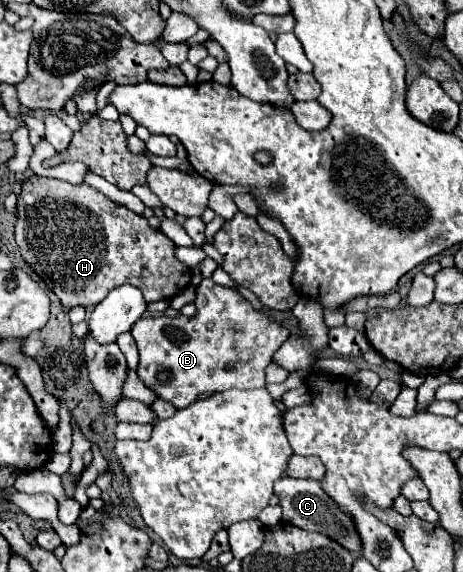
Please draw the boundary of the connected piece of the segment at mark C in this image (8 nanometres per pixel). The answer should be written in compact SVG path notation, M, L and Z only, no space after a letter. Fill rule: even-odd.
M282 477L280 481L274 483L274 493L280 499L280 505L284 509L282 521L296 525L300 529L306 531L318 531L324 533L326 537L334 539L336 543L340 543L344 549L348 549L350 553L358 553L362 551L362 539L358 535L358 529L354 525L354 519L342 511L336 501L330 499L330 495L326 491L322 491L318 481L310 481L310 479L292 479L292 477Z

